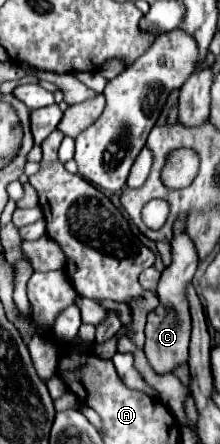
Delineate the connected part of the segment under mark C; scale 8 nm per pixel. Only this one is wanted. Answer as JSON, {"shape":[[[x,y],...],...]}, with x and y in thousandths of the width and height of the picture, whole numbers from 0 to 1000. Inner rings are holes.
{"shape":[[[832,495],[795,505],[795,536],[777,545],[786,563],[786,595],[741,613],[714,667],[723,667],[723,689],[668,707],[668,730],[659,730],[659,802],[677,820],[705,829],[714,842],[768,842],[786,829],[814,820],[850,815],[850,784],[859,784],[859,752],[868,752],[868,712],[859,712],[859,685],[832,662],[841,644],[868,635],[886,608],[895,608],[895,563],[877,545],[859,541],[841,523]]]}

